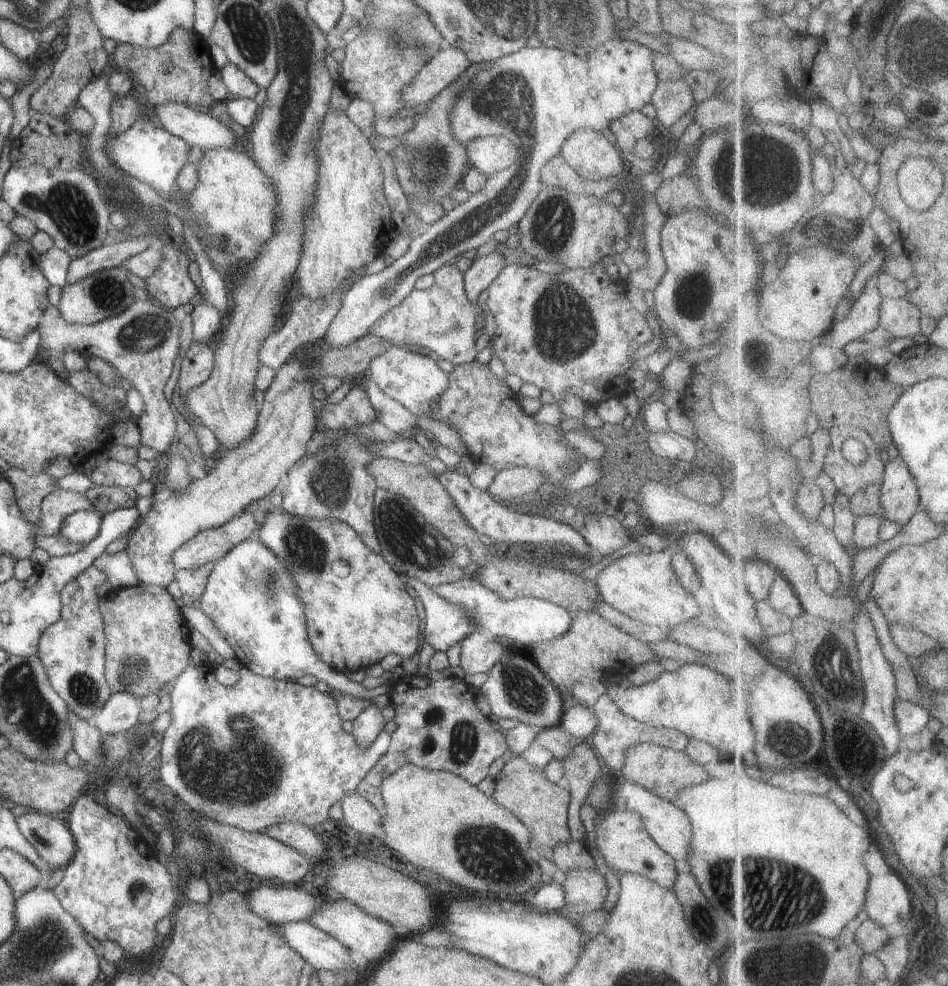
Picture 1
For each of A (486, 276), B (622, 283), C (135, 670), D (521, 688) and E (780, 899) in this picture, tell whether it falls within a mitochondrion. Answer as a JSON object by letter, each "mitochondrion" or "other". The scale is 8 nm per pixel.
{"A":"other","B":"other","C":"mitochondrion","D":"mitochondrion","E":"mitochondrion"}

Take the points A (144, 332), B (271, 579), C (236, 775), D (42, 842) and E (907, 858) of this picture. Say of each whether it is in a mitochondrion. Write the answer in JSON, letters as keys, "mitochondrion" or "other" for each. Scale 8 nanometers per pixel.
{"A":"mitochondrion","B":"mitochondrion","C":"mitochondrion","D":"mitochondrion","E":"other"}

